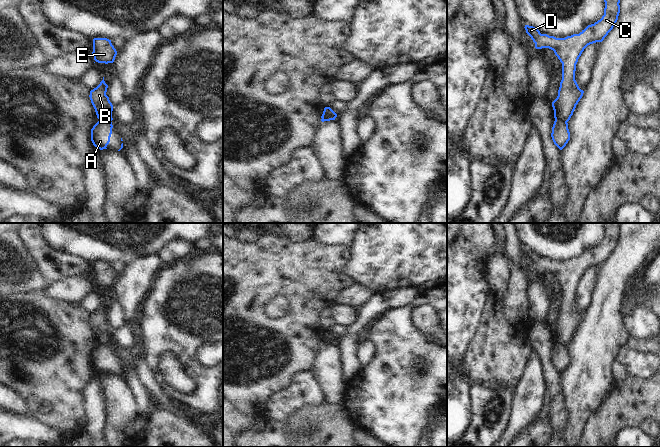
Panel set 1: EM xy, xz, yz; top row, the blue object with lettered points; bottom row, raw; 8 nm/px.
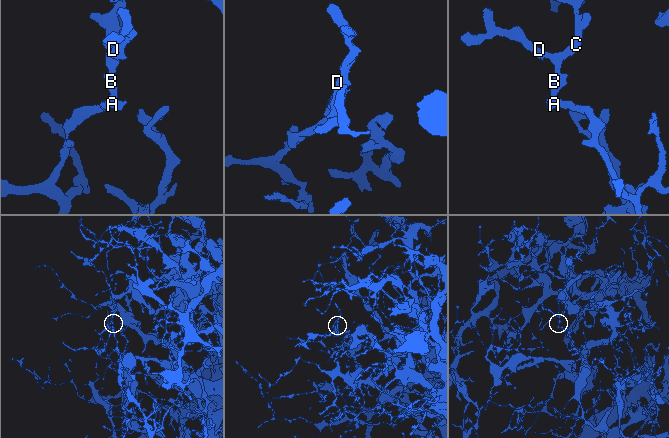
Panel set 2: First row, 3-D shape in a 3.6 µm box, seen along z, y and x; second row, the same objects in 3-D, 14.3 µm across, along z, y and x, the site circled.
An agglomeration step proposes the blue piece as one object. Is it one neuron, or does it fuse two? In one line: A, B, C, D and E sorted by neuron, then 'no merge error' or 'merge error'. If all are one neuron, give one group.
A / B C D E; merge error

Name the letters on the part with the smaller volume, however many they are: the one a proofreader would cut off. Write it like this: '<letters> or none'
A

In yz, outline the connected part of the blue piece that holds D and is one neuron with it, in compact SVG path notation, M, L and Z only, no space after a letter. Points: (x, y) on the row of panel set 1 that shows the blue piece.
M604 0L604 15L594 24L588 25L579 34L565 38L556 38L529 25L525 25L526 33L535 43L536 49L549 48L554 51L562 63L562 80L557 98L552 102L554 118L568 122L576 105L583 96L575 80L576 64L584 49L593 43L602 42L613 29L620 13L620 0Z

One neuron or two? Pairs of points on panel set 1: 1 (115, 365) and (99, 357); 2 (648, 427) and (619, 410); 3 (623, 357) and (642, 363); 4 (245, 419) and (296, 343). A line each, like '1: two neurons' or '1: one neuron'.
1: one neuron
2: two neurons
3: one neuron
4: two neurons

